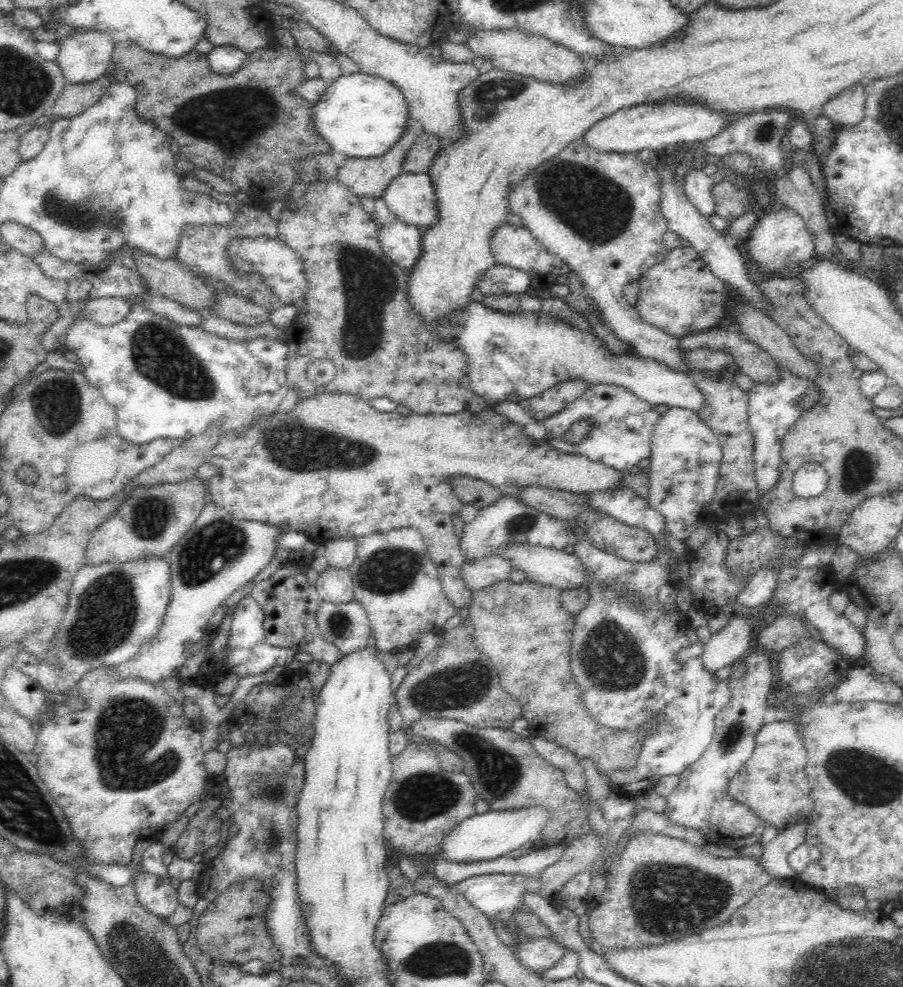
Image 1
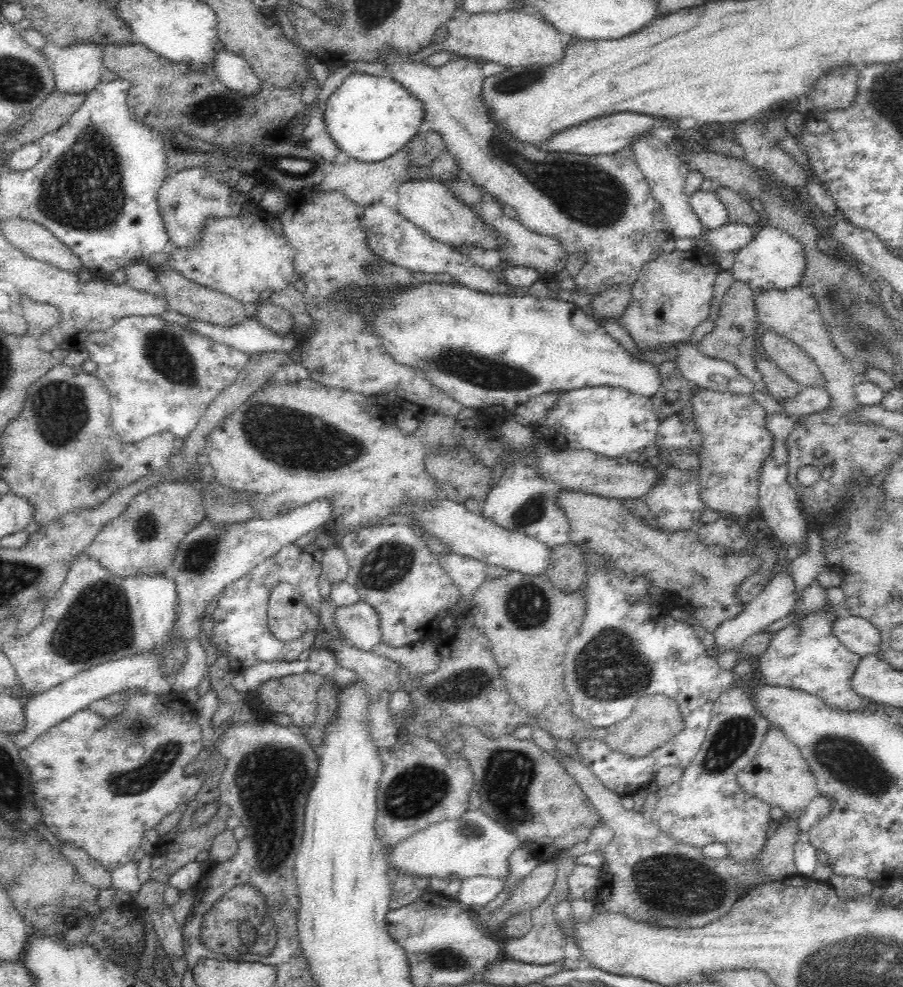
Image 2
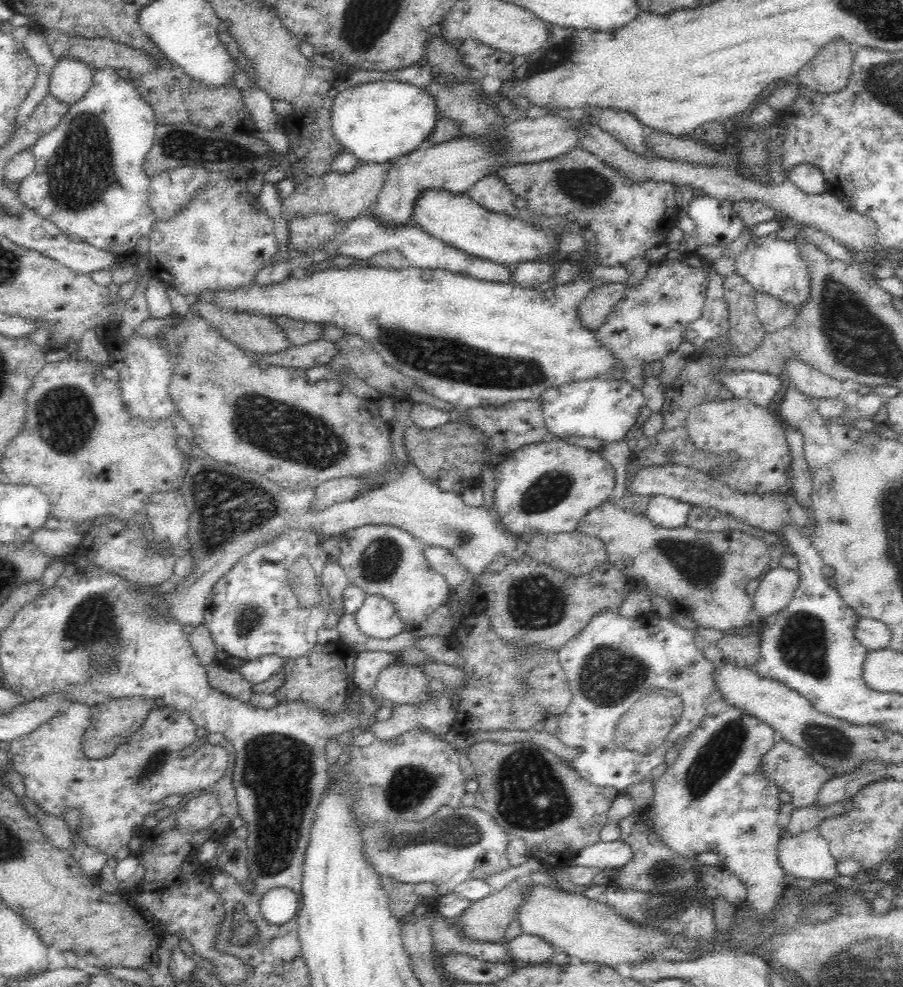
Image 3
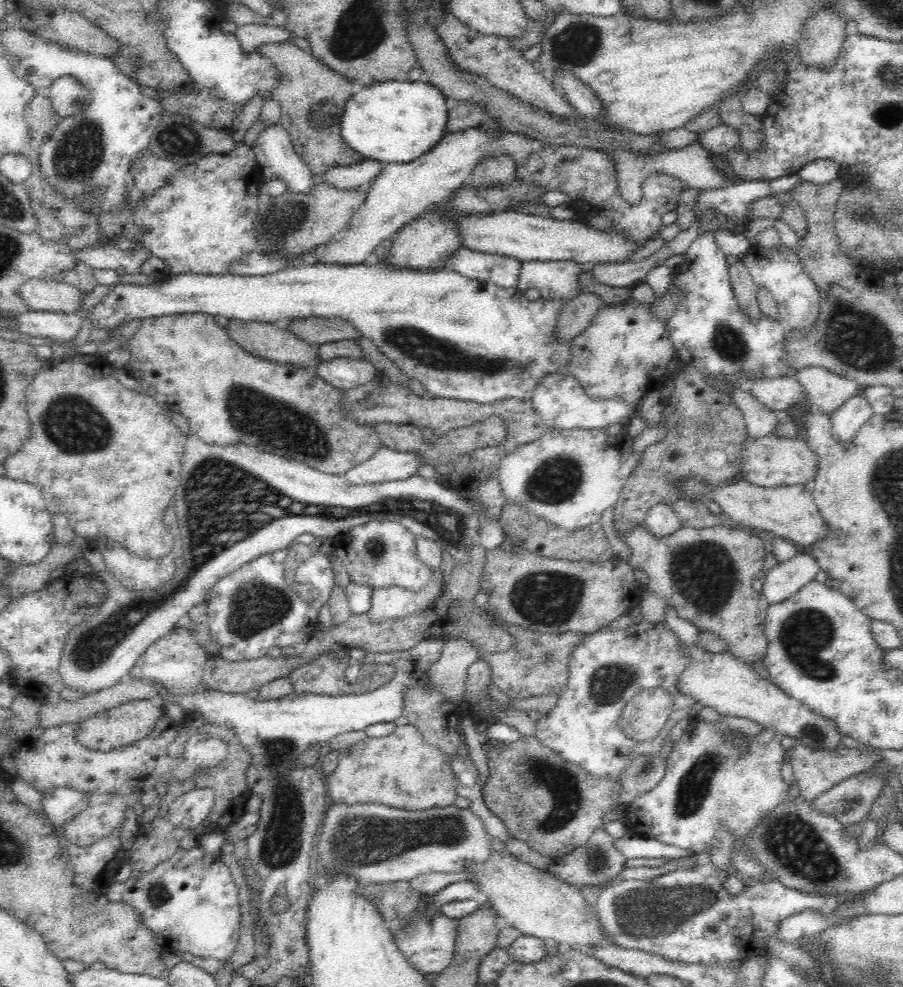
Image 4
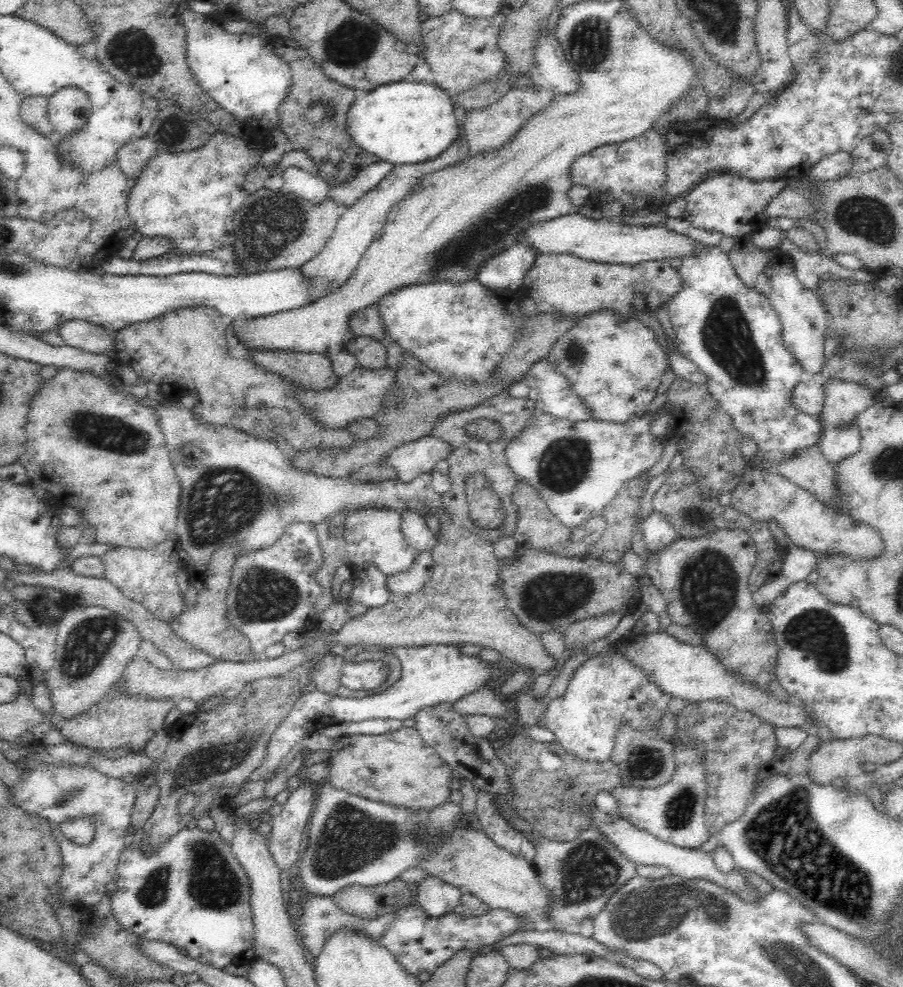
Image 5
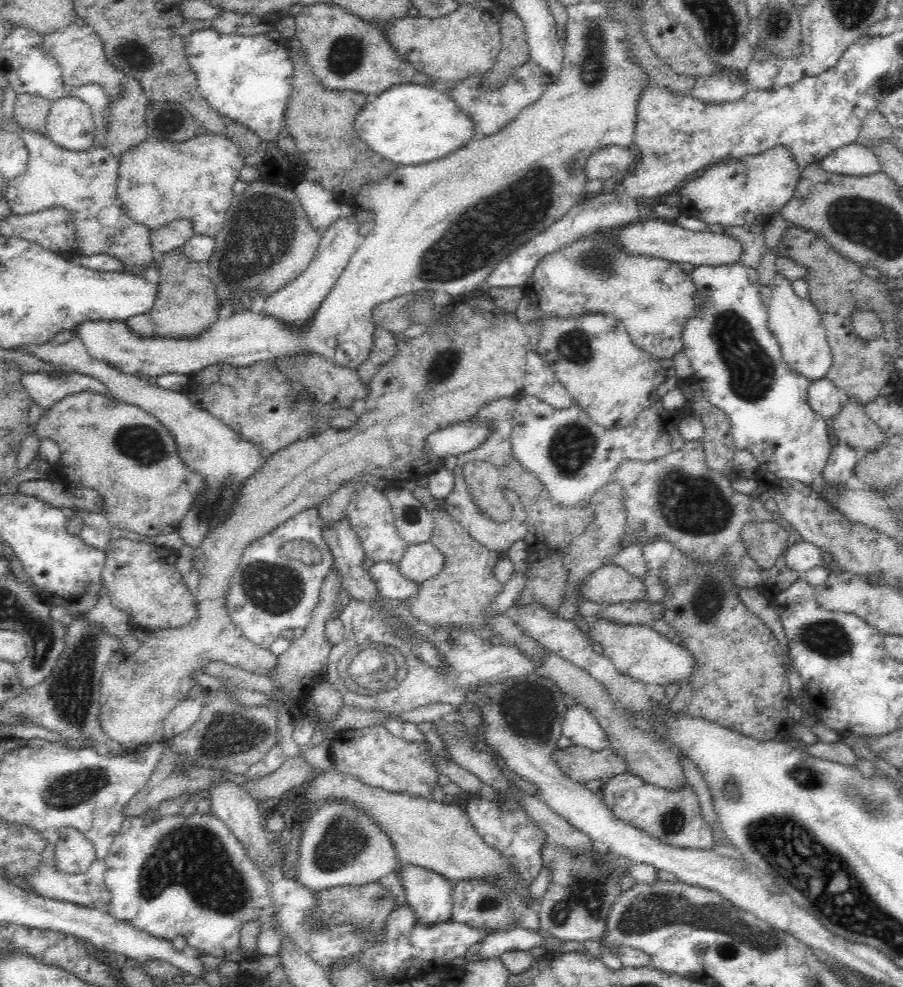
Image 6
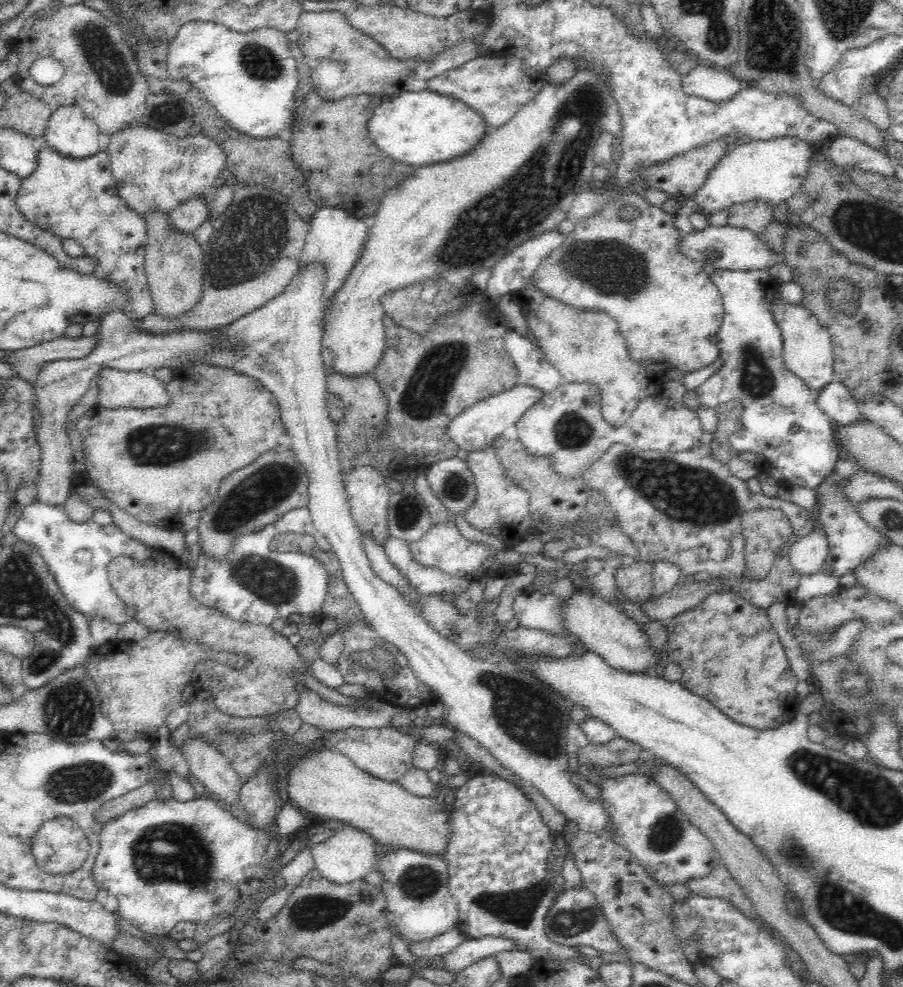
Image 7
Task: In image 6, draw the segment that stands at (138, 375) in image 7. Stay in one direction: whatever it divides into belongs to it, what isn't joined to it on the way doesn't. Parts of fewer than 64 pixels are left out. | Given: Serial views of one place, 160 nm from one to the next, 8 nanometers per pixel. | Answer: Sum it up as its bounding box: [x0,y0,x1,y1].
[6,337,268,550]

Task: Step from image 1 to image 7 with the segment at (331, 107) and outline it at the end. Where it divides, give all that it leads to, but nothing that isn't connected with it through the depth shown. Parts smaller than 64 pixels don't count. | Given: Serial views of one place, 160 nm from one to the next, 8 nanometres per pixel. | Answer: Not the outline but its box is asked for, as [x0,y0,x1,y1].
[367,87,488,168]

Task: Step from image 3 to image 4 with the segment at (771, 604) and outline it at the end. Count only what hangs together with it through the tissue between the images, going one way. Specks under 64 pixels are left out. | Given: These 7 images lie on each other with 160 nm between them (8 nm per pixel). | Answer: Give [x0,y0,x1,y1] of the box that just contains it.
[760,554,820,604]

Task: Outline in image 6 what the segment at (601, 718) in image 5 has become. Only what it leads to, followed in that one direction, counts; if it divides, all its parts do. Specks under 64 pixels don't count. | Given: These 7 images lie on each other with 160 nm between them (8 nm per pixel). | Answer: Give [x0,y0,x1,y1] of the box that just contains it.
[562,704,609,752]

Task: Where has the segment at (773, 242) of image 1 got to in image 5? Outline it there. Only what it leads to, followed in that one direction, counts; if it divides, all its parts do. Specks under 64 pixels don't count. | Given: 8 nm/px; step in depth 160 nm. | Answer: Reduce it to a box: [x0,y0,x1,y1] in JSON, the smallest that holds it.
[762,247,827,376]

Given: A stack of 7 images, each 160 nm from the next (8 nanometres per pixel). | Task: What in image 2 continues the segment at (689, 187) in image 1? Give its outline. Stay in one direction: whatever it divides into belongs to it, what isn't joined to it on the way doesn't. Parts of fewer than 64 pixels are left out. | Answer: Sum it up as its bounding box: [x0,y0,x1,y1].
[689,188,728,230]

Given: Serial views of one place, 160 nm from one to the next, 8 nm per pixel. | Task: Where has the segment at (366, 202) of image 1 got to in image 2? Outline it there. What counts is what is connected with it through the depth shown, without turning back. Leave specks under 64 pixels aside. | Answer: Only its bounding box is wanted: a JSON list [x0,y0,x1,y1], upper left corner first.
[363,201,511,292]

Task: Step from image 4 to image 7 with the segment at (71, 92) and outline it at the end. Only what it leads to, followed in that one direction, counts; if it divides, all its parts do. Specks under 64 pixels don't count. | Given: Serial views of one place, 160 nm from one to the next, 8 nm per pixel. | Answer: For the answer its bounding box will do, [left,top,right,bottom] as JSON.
[43,104,100,158]

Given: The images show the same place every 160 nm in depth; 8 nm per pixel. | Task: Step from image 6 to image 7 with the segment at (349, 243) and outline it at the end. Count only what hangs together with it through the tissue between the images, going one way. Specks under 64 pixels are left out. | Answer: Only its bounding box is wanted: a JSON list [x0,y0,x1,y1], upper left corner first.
[201,263,613,839]

